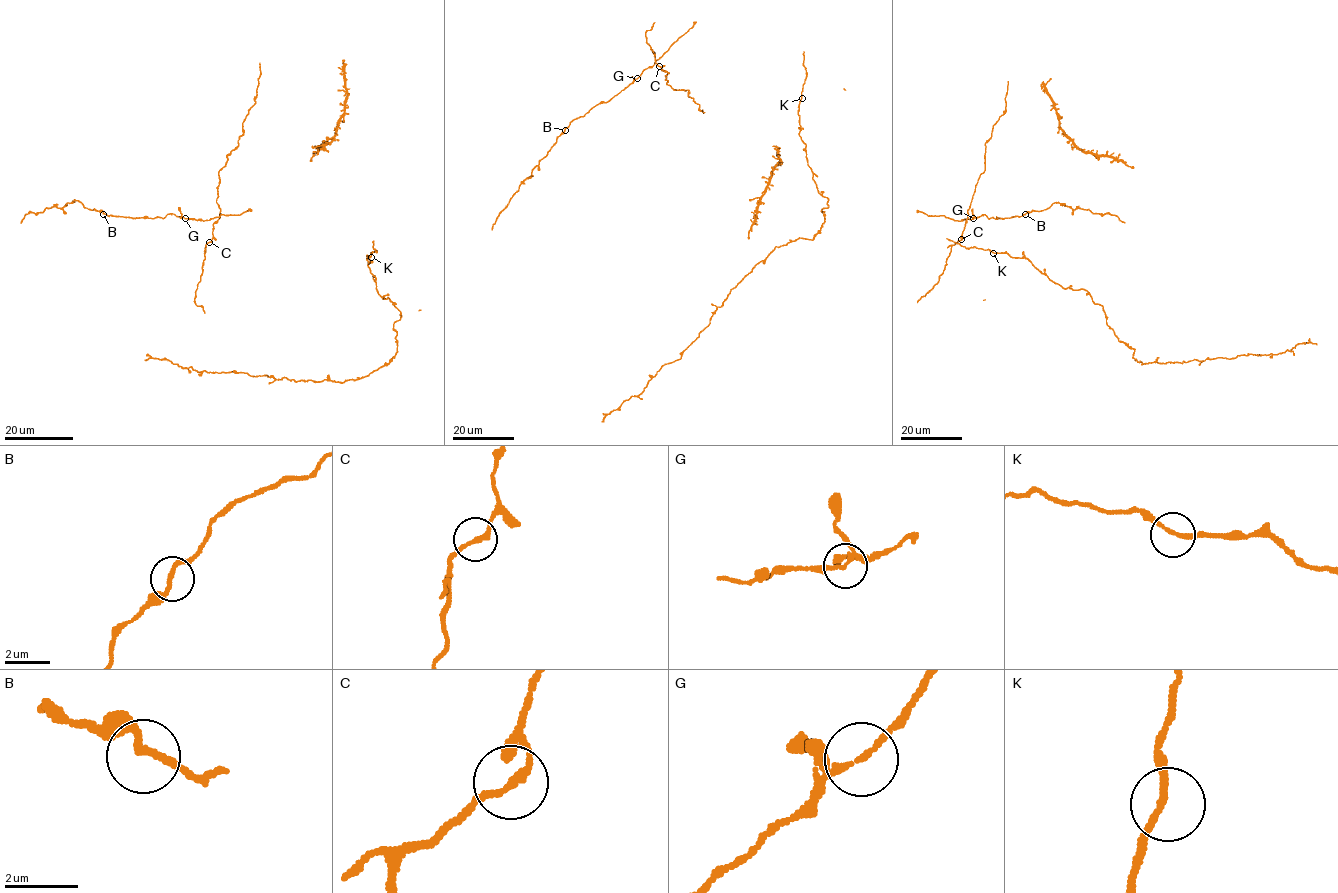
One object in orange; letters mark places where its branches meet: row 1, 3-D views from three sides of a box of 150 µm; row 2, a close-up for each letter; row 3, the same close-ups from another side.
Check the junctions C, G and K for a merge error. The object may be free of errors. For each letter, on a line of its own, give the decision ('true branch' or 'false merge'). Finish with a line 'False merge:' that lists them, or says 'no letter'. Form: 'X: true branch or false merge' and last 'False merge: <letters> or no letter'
C: true branch
G: true branch
K: true branch
False merge: no letter

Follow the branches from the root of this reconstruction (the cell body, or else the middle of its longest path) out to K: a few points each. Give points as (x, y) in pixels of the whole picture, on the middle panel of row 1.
K: (799, 116), (802, 98)

